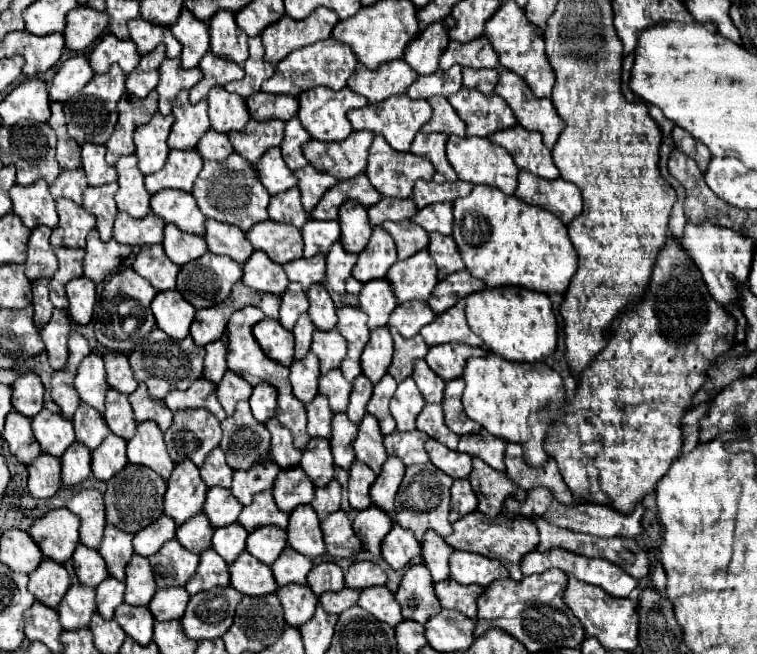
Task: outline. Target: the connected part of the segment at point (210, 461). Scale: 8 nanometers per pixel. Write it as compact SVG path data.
M213 450L209 454L209 458L205 458L203 466L201 466L201 478L203 482L213 488L213 486L231 486L231 476L233 472L229 470L227 462L225 462L225 454L221 454L221 450Z

